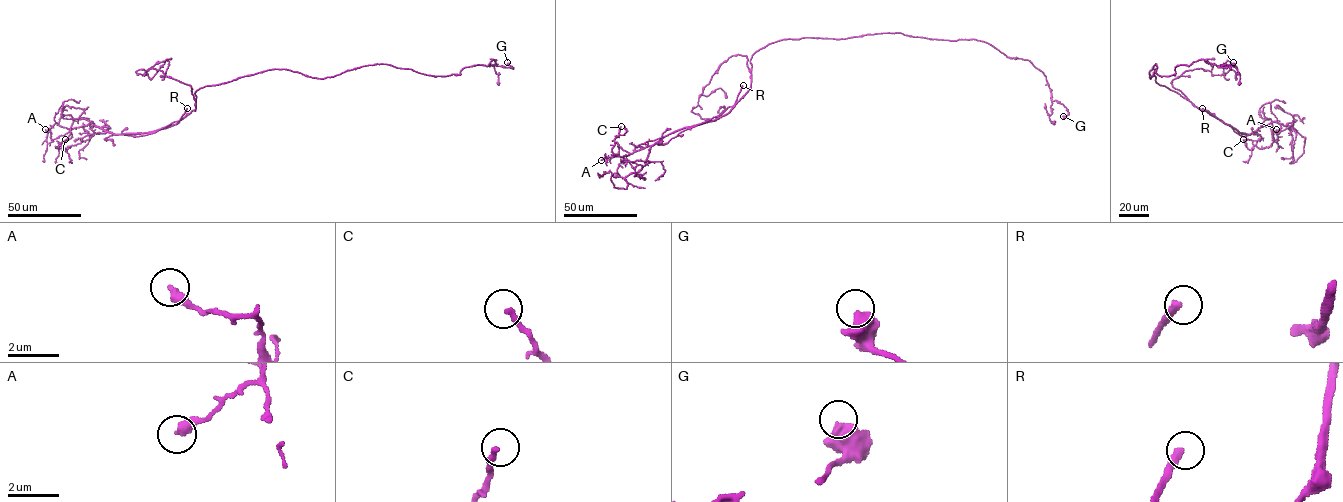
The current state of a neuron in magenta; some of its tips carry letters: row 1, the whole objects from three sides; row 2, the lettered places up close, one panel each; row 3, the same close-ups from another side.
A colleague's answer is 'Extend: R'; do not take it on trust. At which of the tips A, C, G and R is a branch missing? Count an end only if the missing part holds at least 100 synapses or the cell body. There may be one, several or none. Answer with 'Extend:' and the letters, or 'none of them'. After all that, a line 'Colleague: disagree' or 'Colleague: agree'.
Extend: R
Colleague: agree

